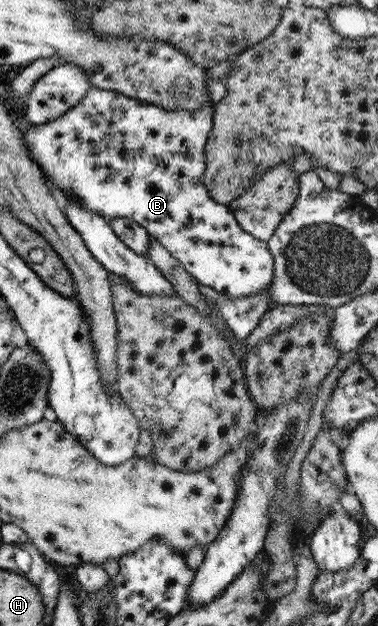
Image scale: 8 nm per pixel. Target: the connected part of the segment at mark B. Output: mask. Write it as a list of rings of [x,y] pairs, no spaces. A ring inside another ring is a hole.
[[[91,87],[83,98],[79,99],[79,102],[75,103],[75,106],[71,107],[64,114],[61,114],[58,118],[51,119],[43,124],[32,125],[27,127],[22,134],[22,140],[29,152],[29,156],[35,160],[35,164],[39,164],[41,172],[45,174],[45,179],[51,182],[51,186],[58,196],[75,196],[75,200],[85,208],[85,210],[91,210],[95,212],[97,216],[101,216],[106,220],[111,218],[129,218],[133,223],[139,224],[141,228],[146,230],[149,236],[153,236],[167,252],[181,265],[181,268],[192,276],[194,280],[197,280],[199,284],[203,286],[209,286],[221,295],[227,295],[227,297],[241,297],[255,293],[270,285],[272,280],[273,270],[273,257],[267,248],[265,242],[259,239],[253,238],[252,234],[247,234],[247,231],[241,230],[241,227],[237,224],[233,216],[233,212],[230,211],[228,205],[222,205],[211,200],[209,192],[203,188],[201,179],[203,171],[205,170],[205,151],[204,146],[207,142],[212,127],[212,106],[201,106],[197,111],[193,113],[187,113],[184,111],[163,111],[159,106],[153,106],[151,104],[141,104],[136,101],[135,98],[127,98],[127,96],[121,96],[115,92],[109,90],[101,90],[95,87]],[[127,150],[129,150],[129,159],[133,162],[133,169],[127,170]]]

